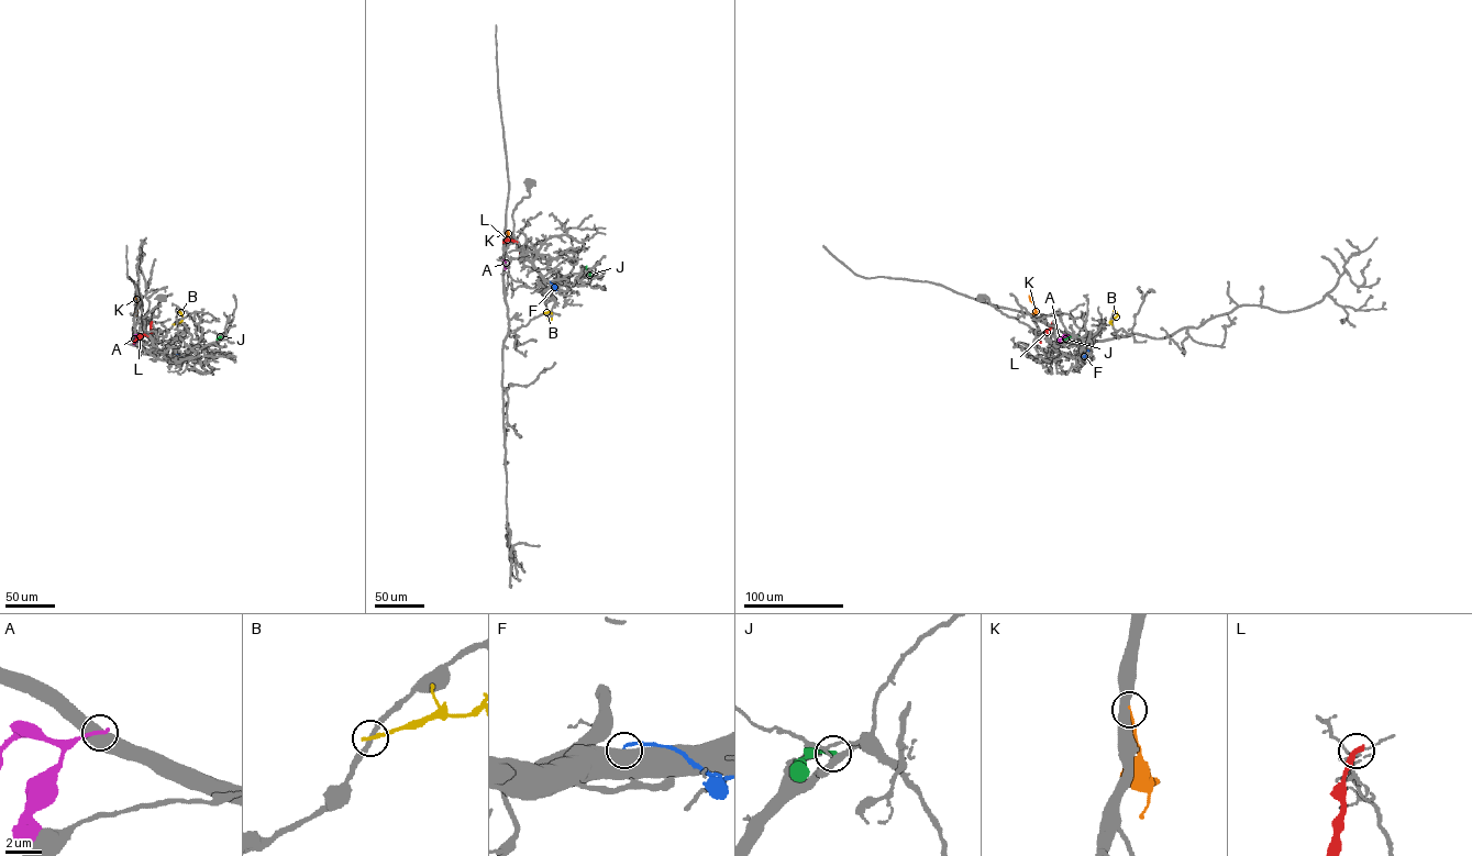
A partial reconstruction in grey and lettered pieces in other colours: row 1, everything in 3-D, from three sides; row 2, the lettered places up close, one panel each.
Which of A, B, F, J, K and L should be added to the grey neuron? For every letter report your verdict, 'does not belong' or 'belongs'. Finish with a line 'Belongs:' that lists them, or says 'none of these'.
A: does not belong
B: does not belong
F: does not belong
J: does not belong
K: does not belong
L: does not belong
Belongs: none of these

